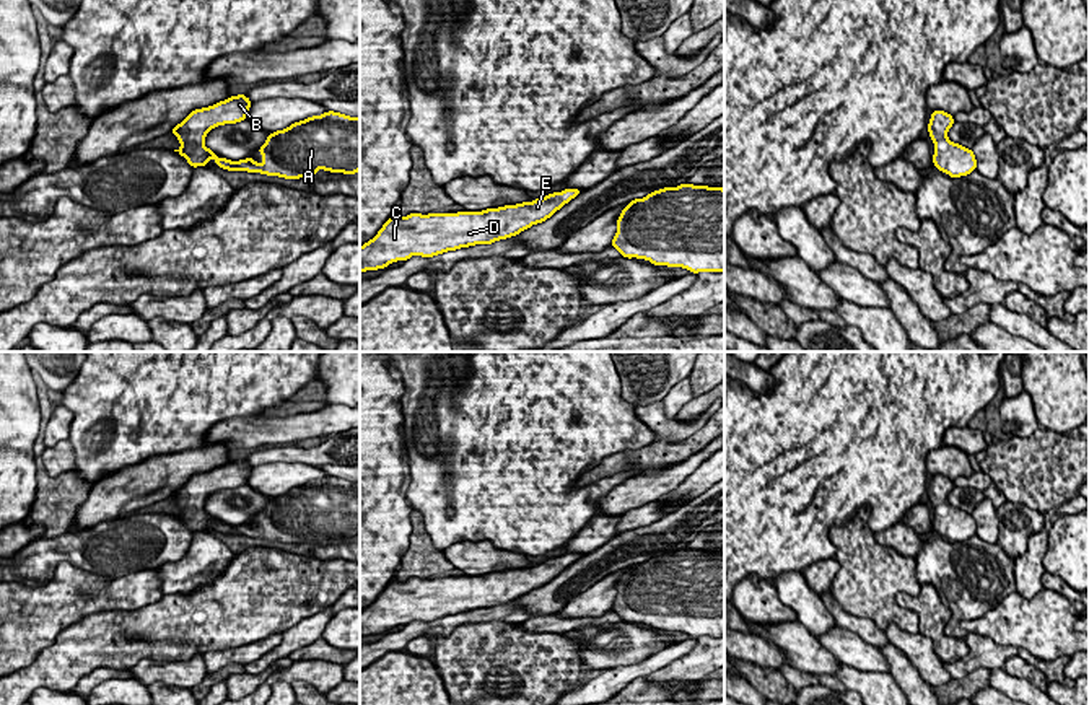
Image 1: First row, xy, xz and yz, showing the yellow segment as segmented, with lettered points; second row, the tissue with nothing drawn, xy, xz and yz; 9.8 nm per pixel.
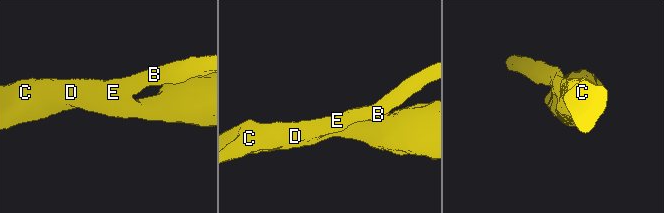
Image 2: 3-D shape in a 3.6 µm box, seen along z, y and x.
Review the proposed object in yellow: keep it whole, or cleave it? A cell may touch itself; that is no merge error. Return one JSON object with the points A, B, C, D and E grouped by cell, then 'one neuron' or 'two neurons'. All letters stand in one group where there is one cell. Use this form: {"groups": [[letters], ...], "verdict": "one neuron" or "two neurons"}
{"groups": [["A", "B", "C", "D", "E"]], "verdict": "one neuron"}

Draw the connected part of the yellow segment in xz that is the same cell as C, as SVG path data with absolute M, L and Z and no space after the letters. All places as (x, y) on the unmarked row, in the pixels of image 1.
M565 554L532 567L457 578L392 578L378 599L360 611L360 637L384 633L412 620L433 622L475 609L492 609L550 583L581 554Z

